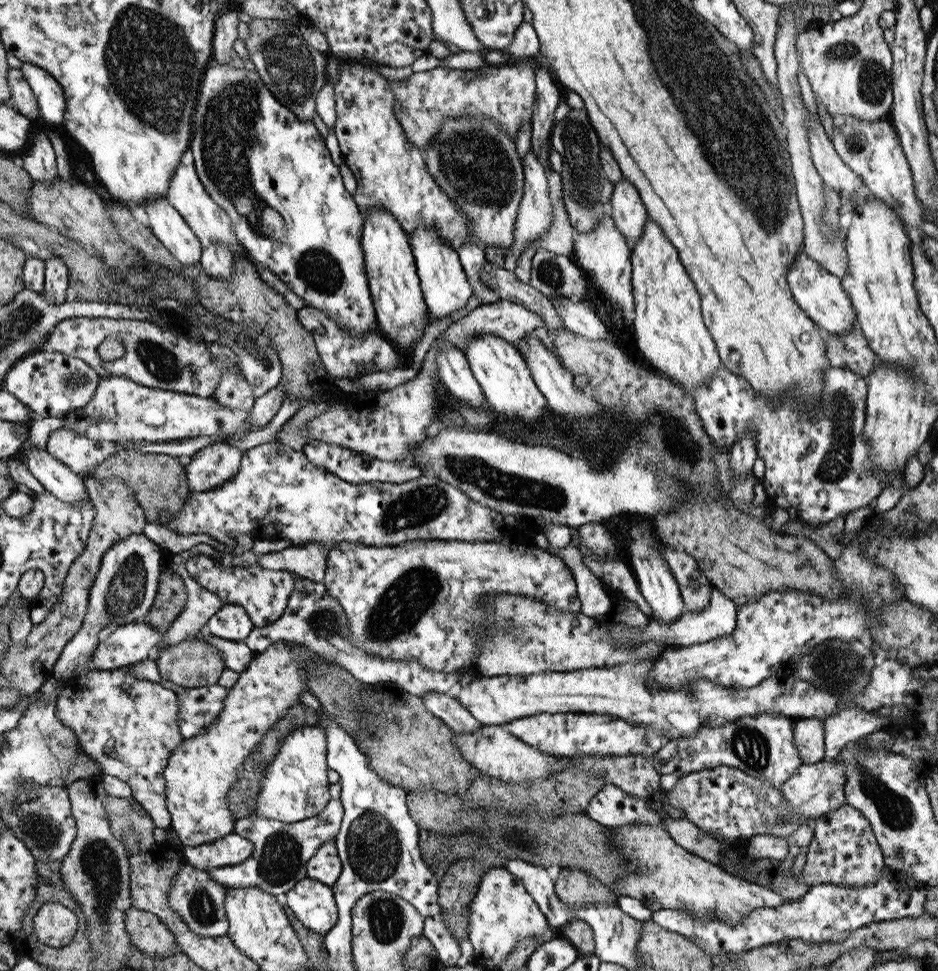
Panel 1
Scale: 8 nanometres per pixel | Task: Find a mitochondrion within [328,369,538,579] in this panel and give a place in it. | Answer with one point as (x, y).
(413, 508)

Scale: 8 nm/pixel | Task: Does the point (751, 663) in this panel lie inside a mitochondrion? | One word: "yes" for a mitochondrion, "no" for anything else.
no

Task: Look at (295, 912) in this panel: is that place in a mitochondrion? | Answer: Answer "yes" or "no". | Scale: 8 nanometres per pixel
no

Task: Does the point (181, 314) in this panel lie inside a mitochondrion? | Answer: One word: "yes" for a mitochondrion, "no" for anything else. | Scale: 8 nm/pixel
no

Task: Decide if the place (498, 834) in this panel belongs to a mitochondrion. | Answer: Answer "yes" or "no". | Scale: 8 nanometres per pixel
yes

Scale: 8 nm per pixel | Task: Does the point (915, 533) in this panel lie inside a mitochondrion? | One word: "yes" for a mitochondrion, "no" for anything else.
no

